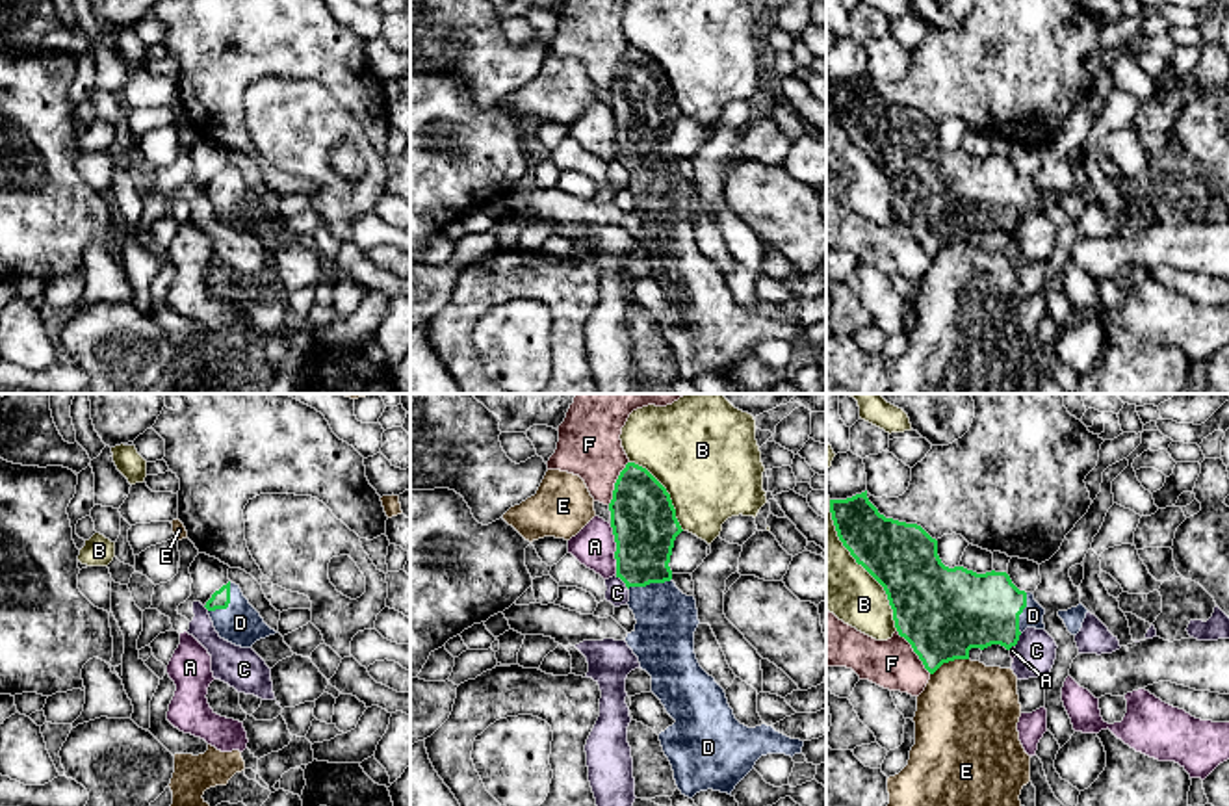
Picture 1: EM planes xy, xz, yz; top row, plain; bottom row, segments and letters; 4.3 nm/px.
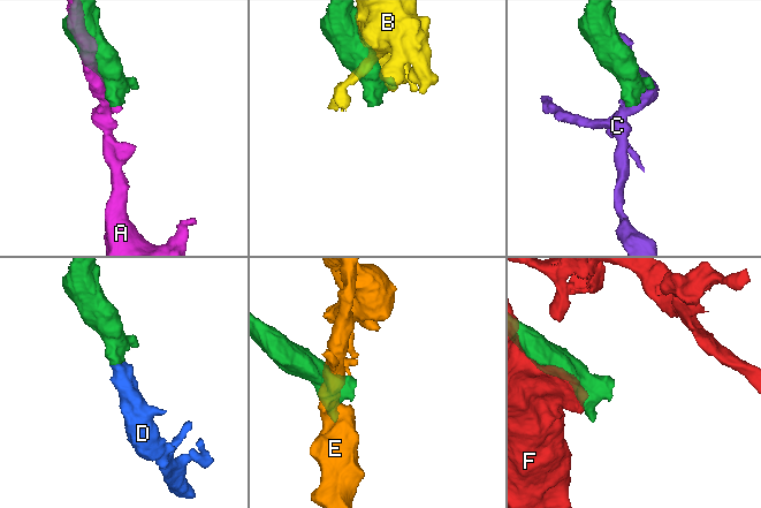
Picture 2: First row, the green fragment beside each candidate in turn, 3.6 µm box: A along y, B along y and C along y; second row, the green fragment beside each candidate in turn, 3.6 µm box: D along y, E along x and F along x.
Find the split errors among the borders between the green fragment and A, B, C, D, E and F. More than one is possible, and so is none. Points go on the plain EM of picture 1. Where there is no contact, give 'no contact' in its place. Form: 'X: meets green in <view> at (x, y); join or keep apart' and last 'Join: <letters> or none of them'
A: meets green in xz at (617, 134); keep apart
B: meets green in yz at (860, 147); keep apart
C: meets green in xz at (622, 164); keep apart
D: meets green in xy at (229, 186); join
E: meets green in yz at (949, 244); keep apart
F: meets green in yz at (914, 234); keep apart
Join: D

